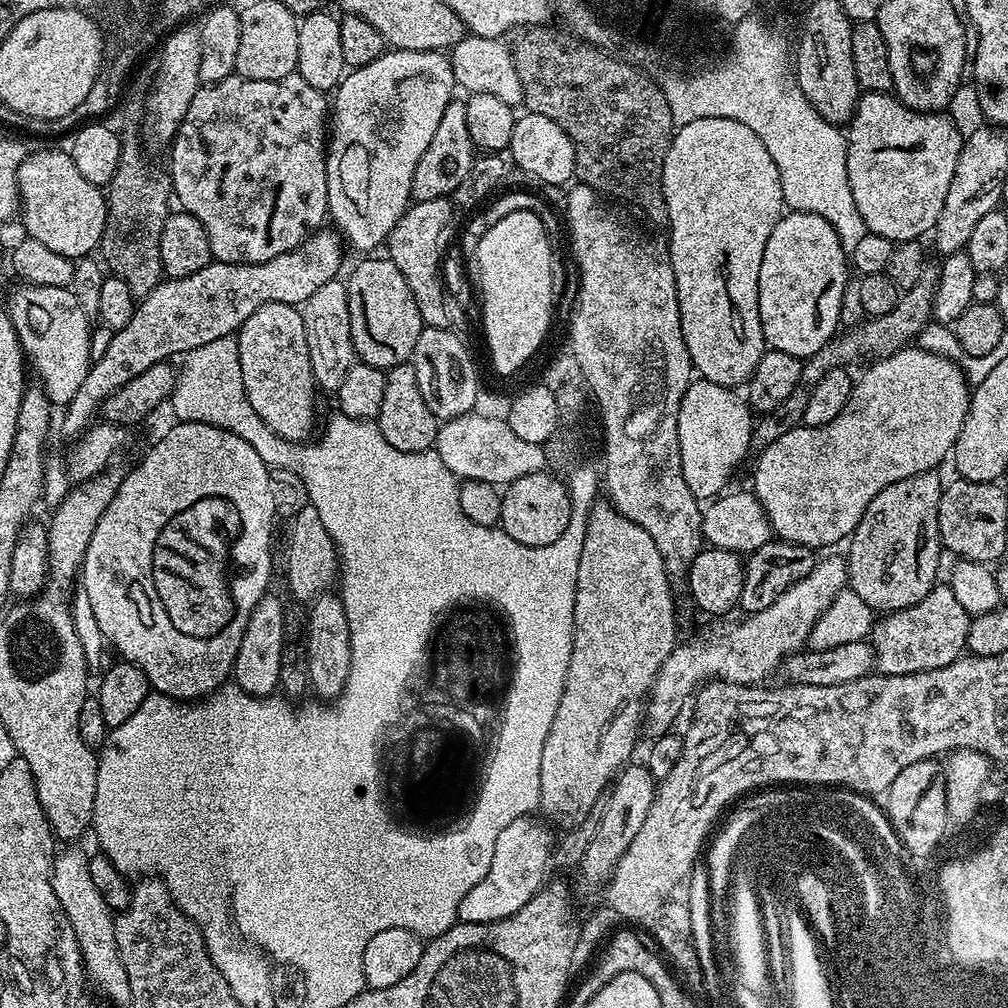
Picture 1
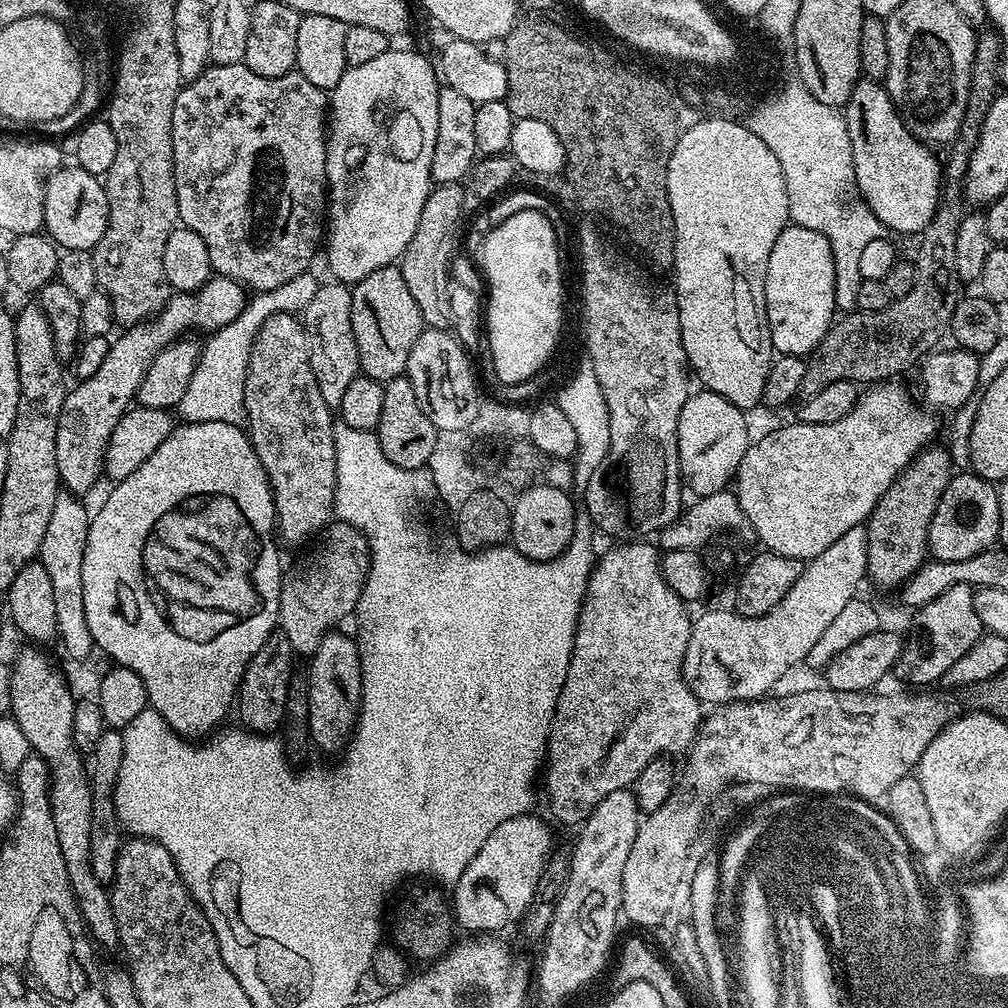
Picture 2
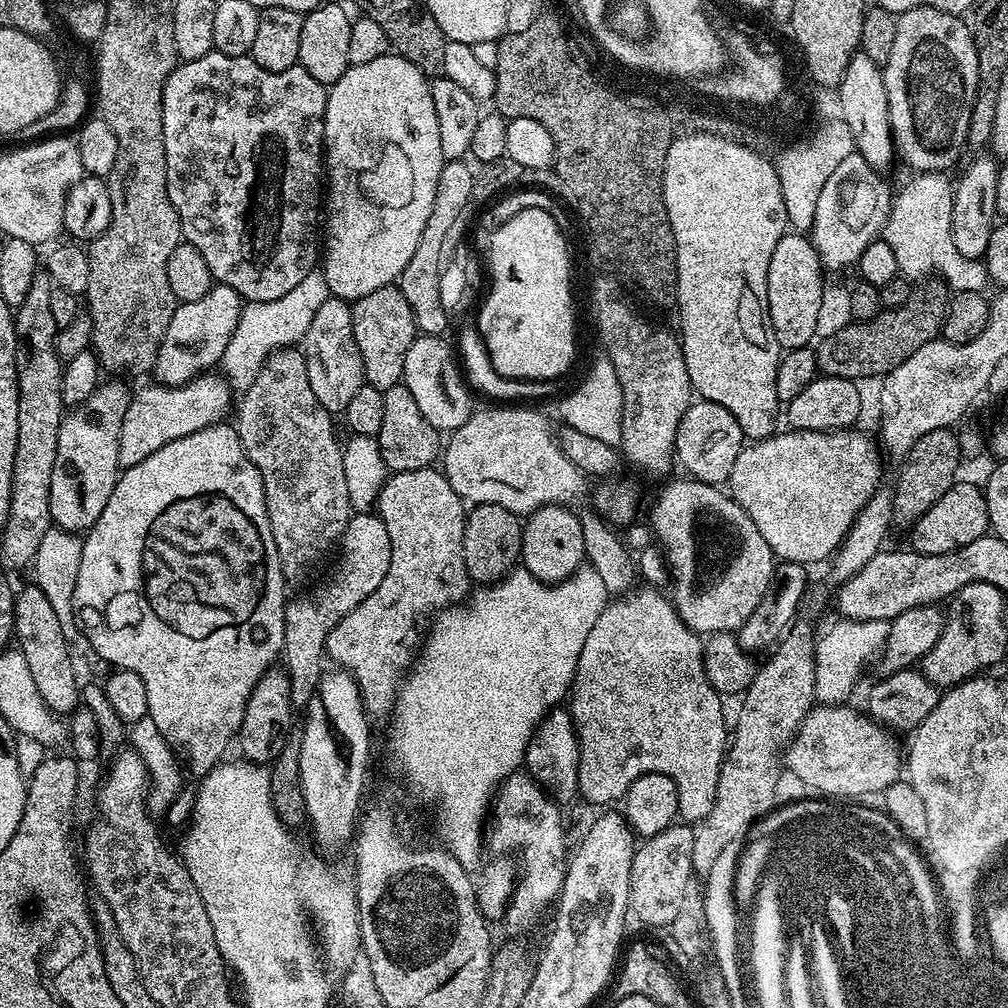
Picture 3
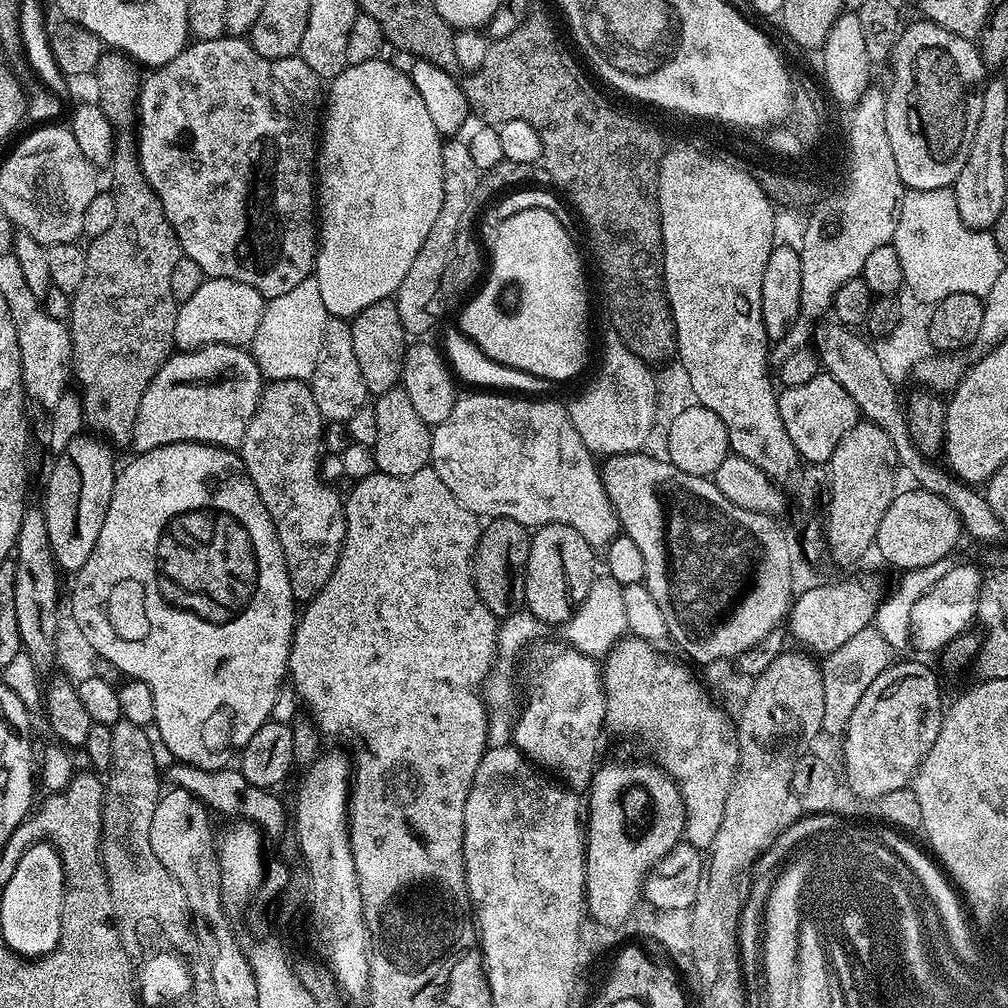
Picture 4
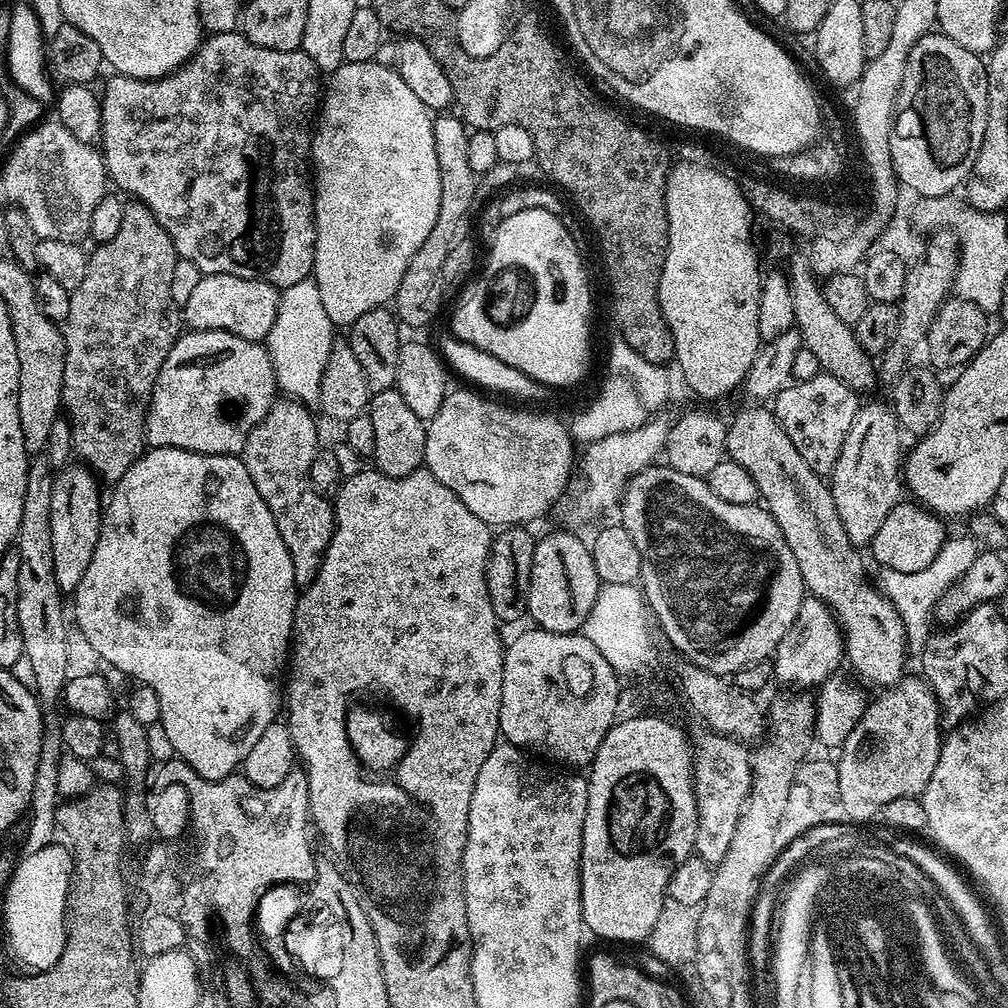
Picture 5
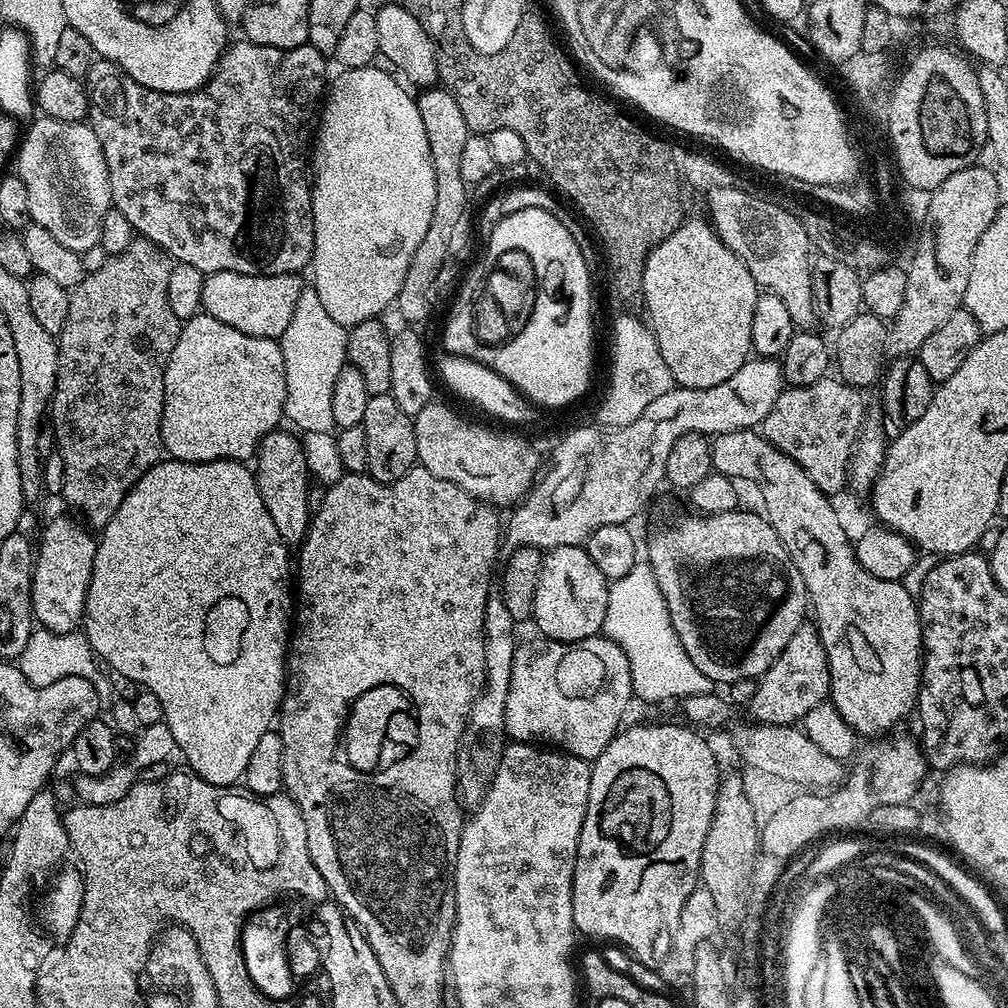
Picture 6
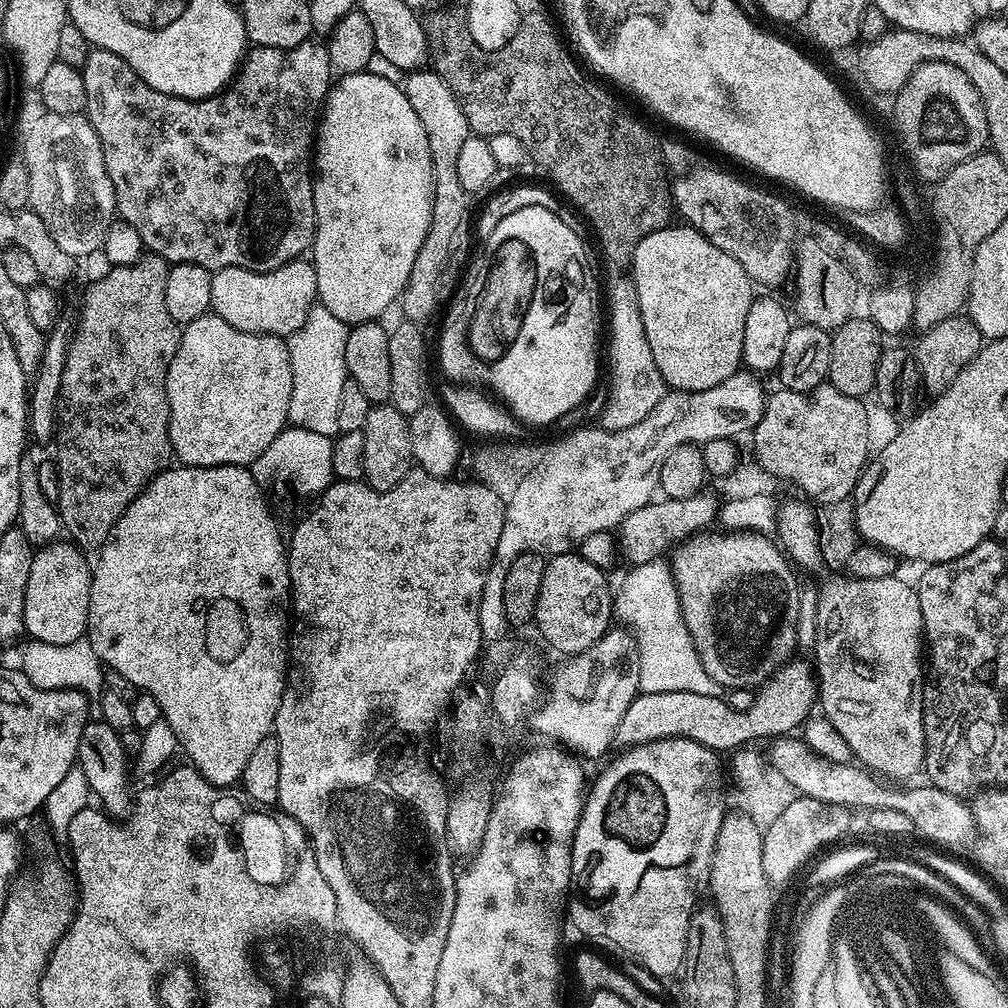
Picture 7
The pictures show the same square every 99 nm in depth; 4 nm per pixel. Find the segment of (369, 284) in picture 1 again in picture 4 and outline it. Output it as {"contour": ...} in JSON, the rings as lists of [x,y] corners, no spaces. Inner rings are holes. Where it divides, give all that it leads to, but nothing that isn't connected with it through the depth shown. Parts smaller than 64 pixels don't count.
{"contour":[[[395,299],[374,302],[374,306],[366,306],[350,320],[352,337],[354,338],[354,355],[358,358],[358,367],[362,370],[362,382],[366,382],[366,390],[373,397],[382,395],[386,390],[397,387],[404,374],[404,354],[406,351],[406,333],[402,326],[402,318],[398,318],[398,306]]]}

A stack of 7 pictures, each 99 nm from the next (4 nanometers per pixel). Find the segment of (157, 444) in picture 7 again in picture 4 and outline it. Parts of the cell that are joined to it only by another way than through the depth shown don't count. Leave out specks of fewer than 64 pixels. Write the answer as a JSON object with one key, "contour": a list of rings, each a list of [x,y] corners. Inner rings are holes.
{"contour":[[[117,139],[116,146],[112,150],[111,172],[112,185],[110,185],[110,191],[114,198],[114,222],[111,224],[110,230],[106,230],[106,234],[91,237],[89,244],[92,245],[87,245],[86,248],[86,278],[82,278],[82,286],[78,286],[78,290],[72,296],[72,314],[70,317],[70,327],[72,329],[72,363],[74,365],[75,383],[80,383],[78,391],[84,402],[84,415],[87,421],[90,424],[101,424],[109,436],[107,436],[109,441],[117,440],[118,443],[127,445],[132,439],[134,414],[138,412],[138,402],[142,402],[142,394],[146,394],[146,386],[150,386],[154,374],[158,374],[158,370],[174,352],[174,322],[176,321],[178,301],[174,298],[174,293],[170,291],[170,274],[174,271],[174,262],[180,260],[182,253],[180,243],[176,237],[176,231],[170,226],[170,222],[162,210],[162,202],[158,198],[156,191],[150,186],[150,182],[140,165],[140,154],[135,139]]]}

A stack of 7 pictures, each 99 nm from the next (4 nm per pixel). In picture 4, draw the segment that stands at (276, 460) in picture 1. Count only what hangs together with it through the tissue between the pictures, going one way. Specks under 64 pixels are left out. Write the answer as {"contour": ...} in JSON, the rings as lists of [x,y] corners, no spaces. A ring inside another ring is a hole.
{"contour":[[[314,276],[303,279],[290,293],[267,301],[250,345],[250,355],[261,377],[269,381],[311,379],[327,319],[329,314]]]}

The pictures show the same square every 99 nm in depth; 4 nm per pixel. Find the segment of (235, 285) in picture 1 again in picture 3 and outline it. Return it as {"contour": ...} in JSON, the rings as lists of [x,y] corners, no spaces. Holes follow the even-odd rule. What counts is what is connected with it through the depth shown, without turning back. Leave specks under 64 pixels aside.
{"contour":[[[112,378],[86,398],[86,402],[69,407],[60,418],[58,430],[58,454],[54,458],[54,474],[50,474],[50,514],[55,527],[75,534],[87,533],[98,522],[98,514],[106,510],[110,494],[114,494],[116,480],[120,477],[118,462],[118,434],[122,434],[122,418],[126,418],[126,406],[130,406],[133,389],[123,384],[123,379]]]}

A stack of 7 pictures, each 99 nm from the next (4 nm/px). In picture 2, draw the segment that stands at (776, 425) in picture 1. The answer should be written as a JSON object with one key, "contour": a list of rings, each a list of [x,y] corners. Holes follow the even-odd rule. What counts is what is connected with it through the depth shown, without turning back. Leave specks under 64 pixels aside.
{"contour":[[[981,31],[976,37],[966,114],[962,118],[958,134],[947,145],[948,157],[945,155],[942,160],[940,205],[936,207],[932,221],[918,236],[920,249],[914,260],[916,281],[914,286],[910,286],[910,294],[902,294],[902,298],[889,302],[882,310],[857,310],[841,315],[828,329],[822,342],[818,342],[816,349],[806,357],[806,375],[802,377],[799,394],[801,401],[814,398],[814,394],[826,390],[826,386],[833,382],[849,380],[857,386],[871,386],[877,382],[891,381],[899,377],[896,376],[899,372],[912,367],[915,369],[949,331],[954,306],[962,296],[962,281],[954,266],[954,254],[960,220],[966,215],[964,179],[970,154],[974,154],[974,146],[978,146],[982,122],[986,122],[986,110],[990,110],[990,102],[994,102],[1002,88],[1000,42],[995,31],[987,31]]]}

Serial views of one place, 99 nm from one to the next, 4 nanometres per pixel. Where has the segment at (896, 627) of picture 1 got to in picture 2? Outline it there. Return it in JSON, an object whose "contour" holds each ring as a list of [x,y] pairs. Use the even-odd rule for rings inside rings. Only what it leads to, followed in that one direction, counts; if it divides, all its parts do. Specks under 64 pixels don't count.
{"contour":[[[955,584],[950,586],[950,590],[942,590],[942,594],[938,594],[938,598],[934,598],[930,602],[926,602],[926,606],[922,606],[918,610],[918,616],[920,616],[920,633],[911,641],[910,639],[905,643],[903,652],[900,653],[898,662],[894,669],[895,675],[900,675],[902,679],[908,684],[920,684],[916,686],[932,686],[935,685],[946,674],[946,670],[950,670],[950,666],[954,666],[954,662],[958,662],[958,658],[962,658],[962,654],[966,654],[970,650],[970,646],[974,646],[978,641],[982,633],[985,631],[985,626],[978,618],[978,613],[974,608],[974,589],[971,584]]]}

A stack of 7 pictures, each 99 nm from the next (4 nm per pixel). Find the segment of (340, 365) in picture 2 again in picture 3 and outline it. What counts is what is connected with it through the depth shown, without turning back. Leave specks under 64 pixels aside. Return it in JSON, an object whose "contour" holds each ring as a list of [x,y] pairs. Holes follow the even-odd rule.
{"contour":[[[335,298],[324,301],[304,334],[302,351],[314,398],[322,402],[326,411],[333,414],[344,413],[347,404],[354,398],[354,393],[366,382],[362,354],[358,350],[358,342],[354,342],[352,304]]]}

